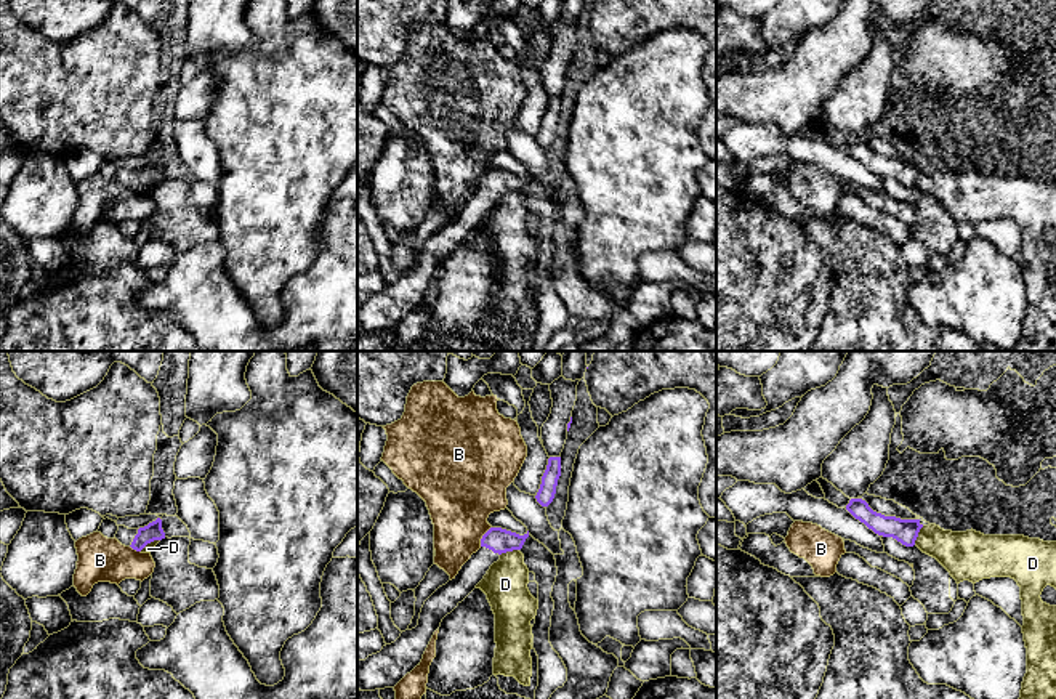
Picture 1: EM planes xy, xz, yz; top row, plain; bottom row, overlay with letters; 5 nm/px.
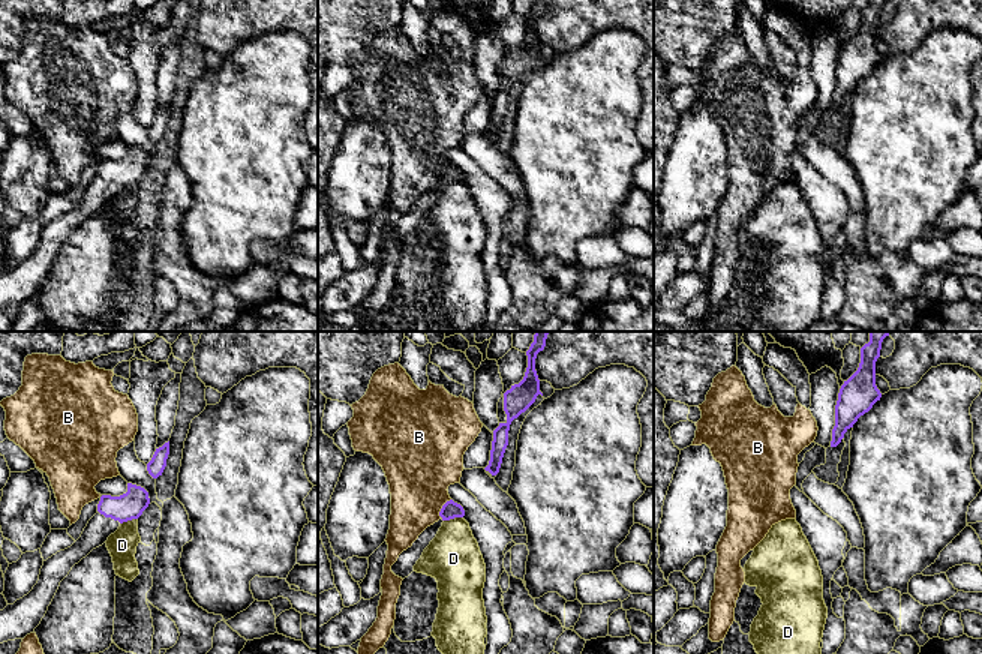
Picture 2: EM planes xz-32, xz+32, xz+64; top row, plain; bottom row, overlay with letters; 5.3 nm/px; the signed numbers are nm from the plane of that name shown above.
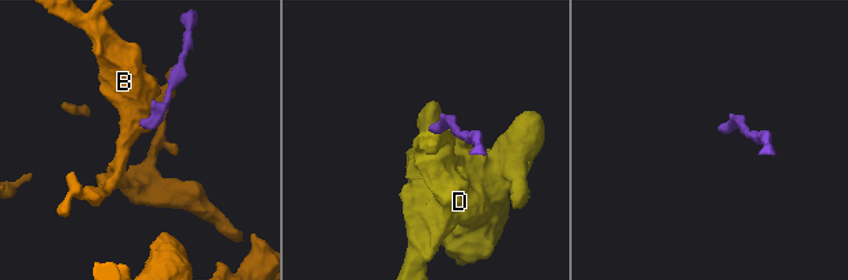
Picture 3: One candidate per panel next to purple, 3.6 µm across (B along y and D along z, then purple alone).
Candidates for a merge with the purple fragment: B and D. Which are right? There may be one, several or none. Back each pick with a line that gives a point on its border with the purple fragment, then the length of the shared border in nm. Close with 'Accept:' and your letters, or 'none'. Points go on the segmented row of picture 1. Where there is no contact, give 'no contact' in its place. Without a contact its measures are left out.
Accept: none

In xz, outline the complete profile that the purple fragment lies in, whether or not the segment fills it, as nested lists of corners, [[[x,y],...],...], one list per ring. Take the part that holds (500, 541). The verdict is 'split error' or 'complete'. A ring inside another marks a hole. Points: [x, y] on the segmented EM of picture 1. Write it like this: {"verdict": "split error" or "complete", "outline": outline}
{"verdict": "split error", "outline": [[[490,527],[481,539],[481,548],[471,555],[458,574],[425,601],[418,625],[402,632],[394,643],[383,646],[380,653],[357,662],[357,688],[361,691],[394,688],[420,665],[442,619],[476,588],[502,553],[521,550],[527,537],[529,531],[519,535],[502,527]]]}

